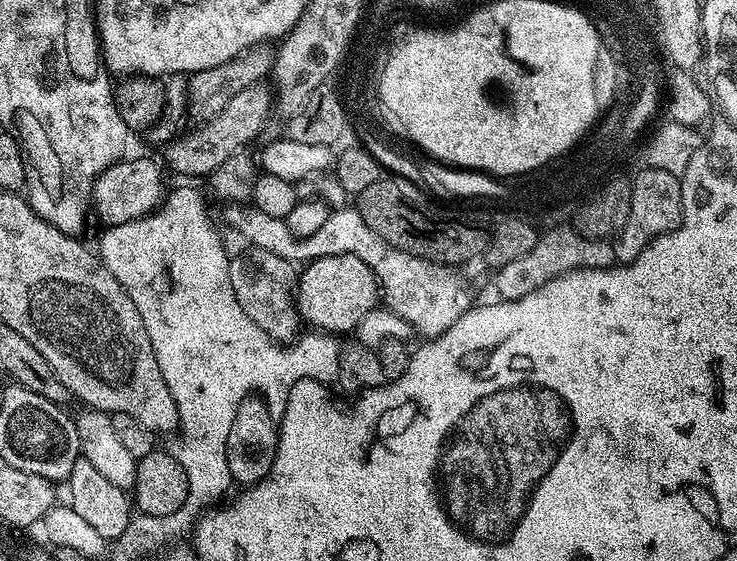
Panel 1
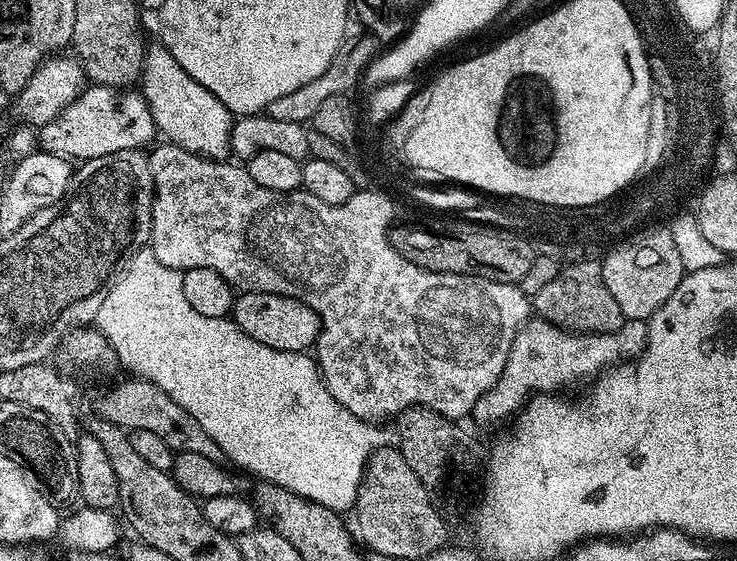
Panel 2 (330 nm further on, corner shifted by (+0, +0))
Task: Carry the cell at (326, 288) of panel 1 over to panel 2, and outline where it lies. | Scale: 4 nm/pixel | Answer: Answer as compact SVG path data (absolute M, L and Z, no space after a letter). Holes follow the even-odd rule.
M240 292L233 299L230 319L246 335L254 338L254 342L287 352L308 352L320 337L322 327L318 314L310 310L310 306L289 296L265 292Z

